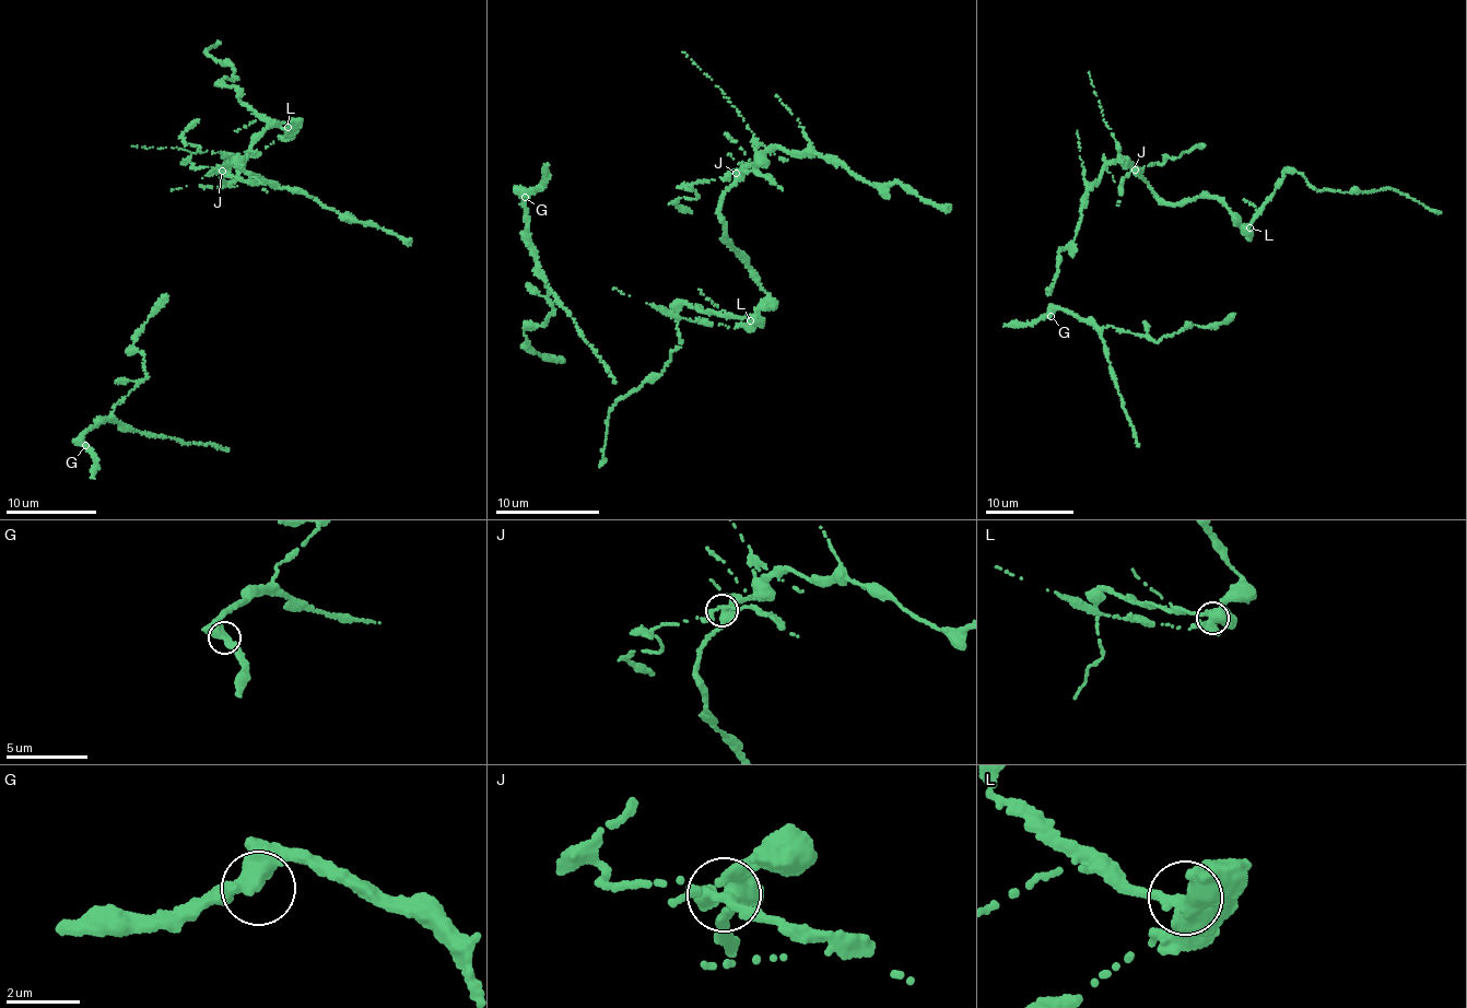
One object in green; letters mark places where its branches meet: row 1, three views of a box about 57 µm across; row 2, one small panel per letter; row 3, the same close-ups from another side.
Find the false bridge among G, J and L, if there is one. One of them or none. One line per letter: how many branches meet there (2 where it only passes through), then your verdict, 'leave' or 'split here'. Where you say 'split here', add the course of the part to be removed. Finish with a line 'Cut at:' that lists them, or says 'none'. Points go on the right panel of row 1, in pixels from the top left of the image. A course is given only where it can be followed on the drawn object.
G: branches 3; leave
J: branches 4; split here; course (1134, 171), (1205, 147)
L: branches 4; leave
Cut at: J

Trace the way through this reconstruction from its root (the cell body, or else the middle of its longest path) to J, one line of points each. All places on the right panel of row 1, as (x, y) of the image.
J: (1245, 225), (1250, 233), (1246, 237), (1253, 235), (1217, 199), (1196, 197), (1178, 203), (1161, 201), (1134, 171)

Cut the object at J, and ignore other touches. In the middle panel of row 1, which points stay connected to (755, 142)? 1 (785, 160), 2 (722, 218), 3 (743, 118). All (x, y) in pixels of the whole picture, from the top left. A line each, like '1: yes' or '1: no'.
1: yes
2: yes
3: yes

